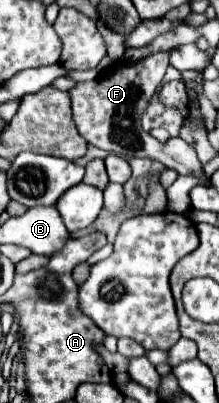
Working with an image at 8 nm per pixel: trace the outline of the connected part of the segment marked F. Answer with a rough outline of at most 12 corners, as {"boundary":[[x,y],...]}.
{"boundary":[[170,50],[116,60],[68,90],[78,134],[124,158],[202,176],[196,150],[160,142],[140,114]]}

